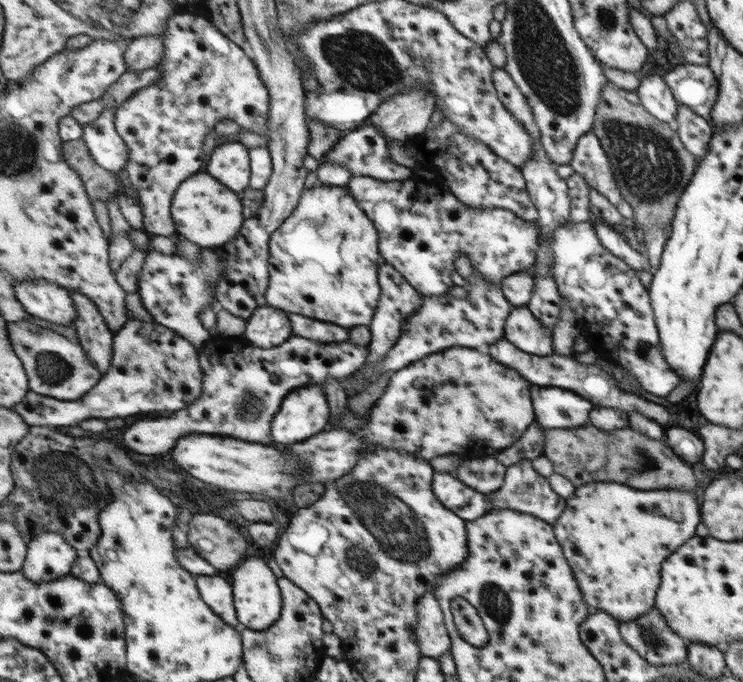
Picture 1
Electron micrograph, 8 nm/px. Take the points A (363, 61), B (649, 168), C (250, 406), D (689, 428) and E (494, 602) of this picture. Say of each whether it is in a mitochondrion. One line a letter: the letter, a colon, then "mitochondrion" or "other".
A: mitochondrion
B: mitochondrion
C: mitochondrion
D: other
E: mitochondrion

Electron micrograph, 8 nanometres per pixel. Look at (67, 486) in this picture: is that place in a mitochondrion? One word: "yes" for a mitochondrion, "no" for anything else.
yes

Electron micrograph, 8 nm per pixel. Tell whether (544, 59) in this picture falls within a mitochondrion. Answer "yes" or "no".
yes

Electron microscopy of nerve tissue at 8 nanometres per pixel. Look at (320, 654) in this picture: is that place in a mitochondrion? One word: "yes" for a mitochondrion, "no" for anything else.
no

